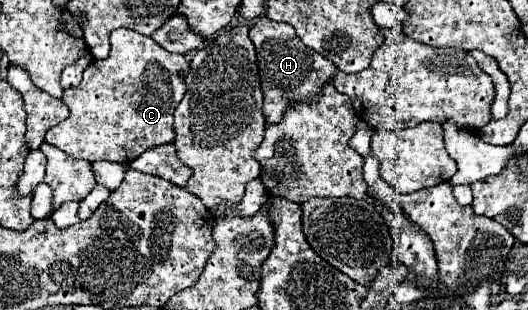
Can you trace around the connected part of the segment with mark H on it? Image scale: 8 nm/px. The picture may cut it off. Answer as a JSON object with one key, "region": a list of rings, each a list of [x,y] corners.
{"region":[[[261,16],[249,30],[249,38],[257,50],[257,64],[259,64],[259,78],[261,88],[265,94],[263,114],[269,124],[281,120],[285,108],[291,102],[309,102],[317,96],[317,88],[321,88],[327,78],[333,78],[337,68],[333,62],[317,54],[315,50],[307,48],[295,34],[289,24],[273,22],[267,16]]]}

